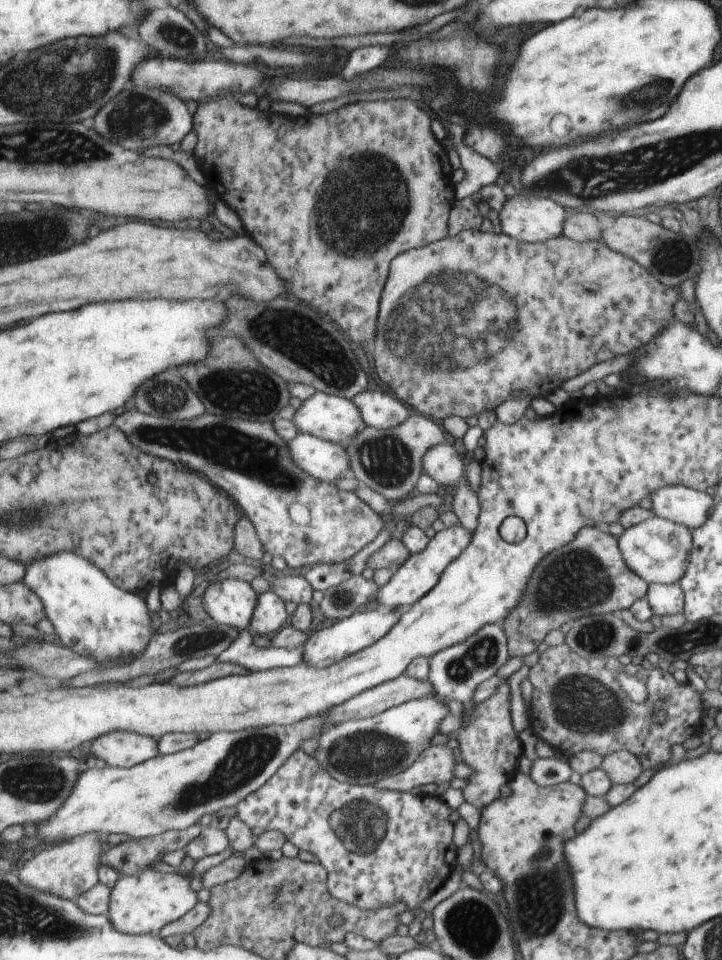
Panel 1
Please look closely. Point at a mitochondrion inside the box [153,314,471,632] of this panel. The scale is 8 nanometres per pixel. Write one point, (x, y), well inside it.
(387, 460)

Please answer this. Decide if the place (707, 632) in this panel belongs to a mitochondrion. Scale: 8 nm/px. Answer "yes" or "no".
yes

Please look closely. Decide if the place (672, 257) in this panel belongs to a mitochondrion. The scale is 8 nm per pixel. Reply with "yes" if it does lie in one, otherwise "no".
yes

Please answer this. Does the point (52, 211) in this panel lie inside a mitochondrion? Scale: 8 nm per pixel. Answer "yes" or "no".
no

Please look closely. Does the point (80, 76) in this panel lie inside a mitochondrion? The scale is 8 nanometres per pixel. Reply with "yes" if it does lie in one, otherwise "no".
yes

